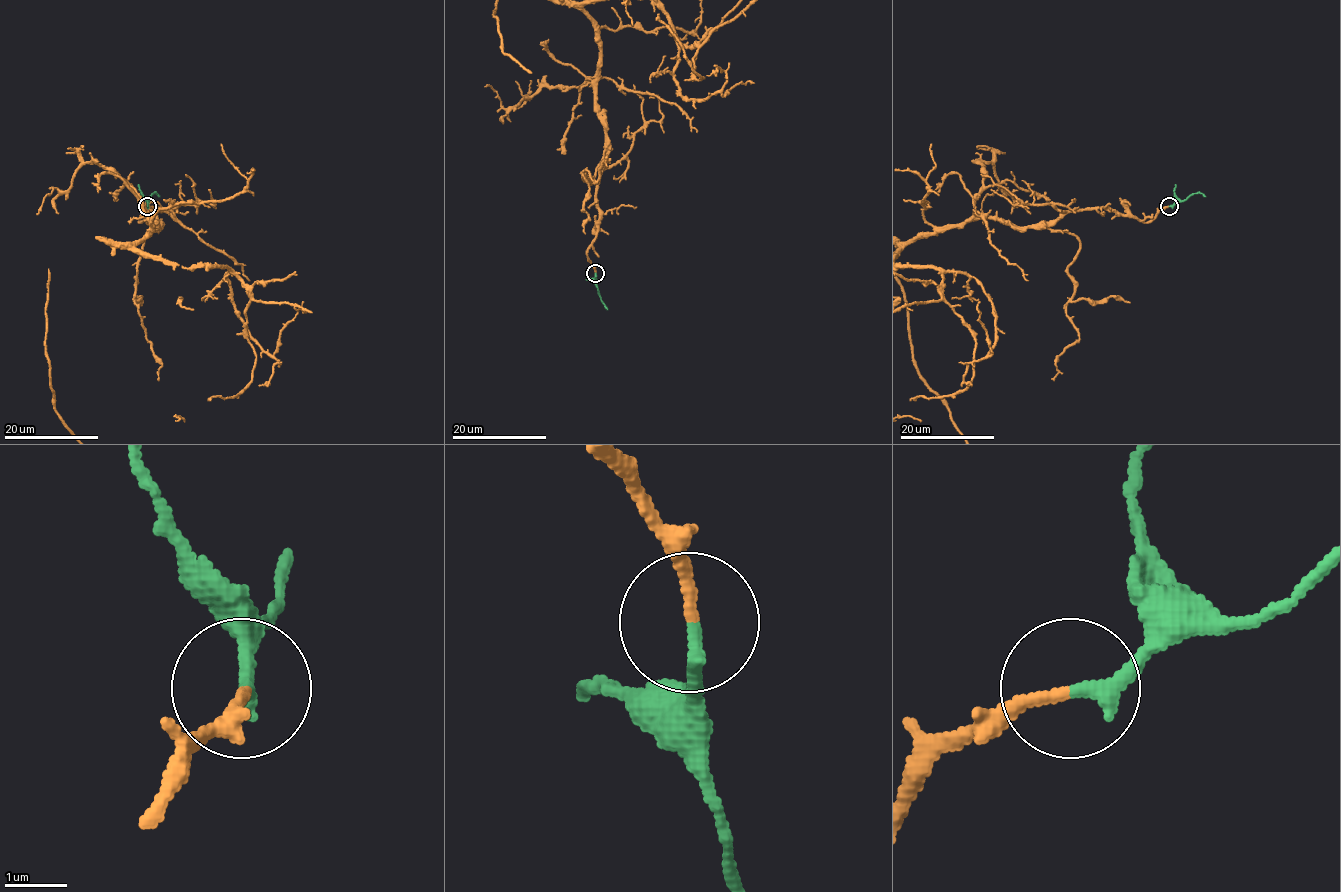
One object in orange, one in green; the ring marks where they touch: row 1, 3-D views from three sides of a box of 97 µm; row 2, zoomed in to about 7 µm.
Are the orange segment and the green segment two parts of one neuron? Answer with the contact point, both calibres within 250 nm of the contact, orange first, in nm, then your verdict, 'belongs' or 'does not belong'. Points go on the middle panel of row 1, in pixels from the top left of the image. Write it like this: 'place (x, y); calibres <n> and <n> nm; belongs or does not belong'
place (595, 273); calibres 180 and 260 nm; belongs

